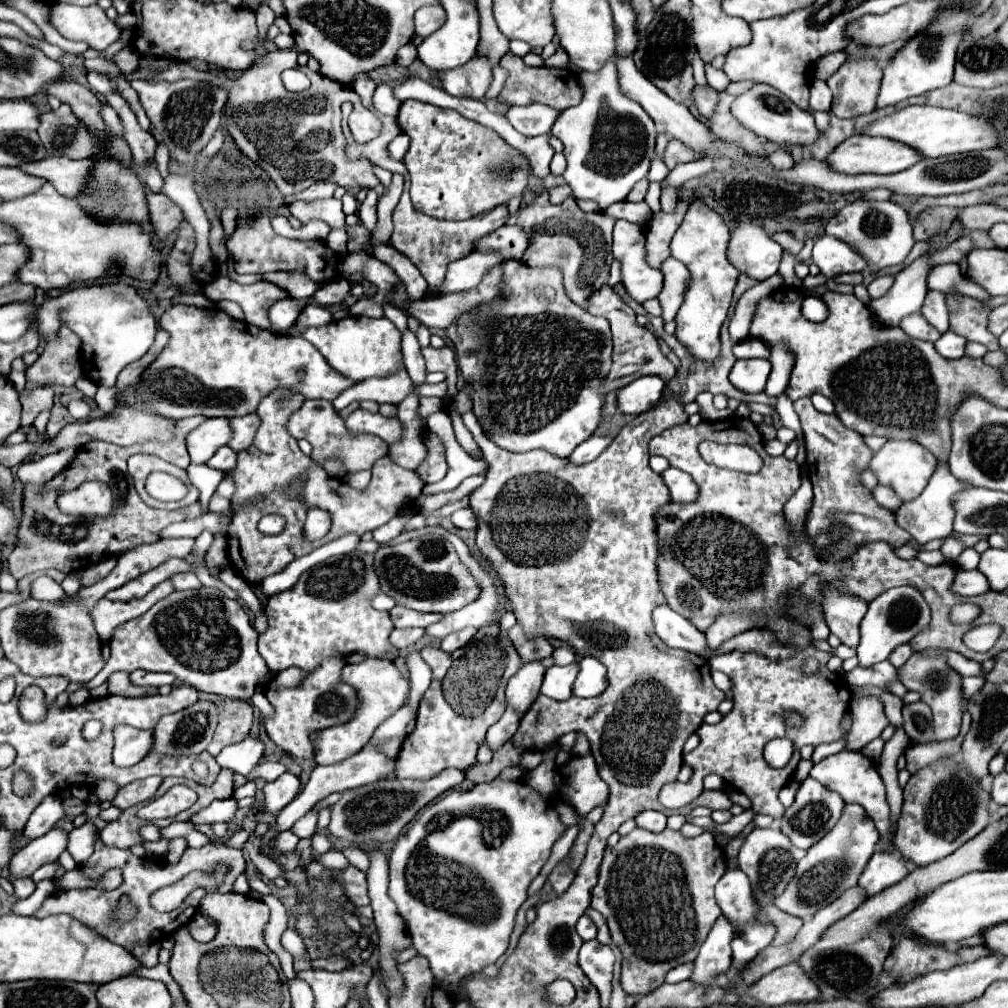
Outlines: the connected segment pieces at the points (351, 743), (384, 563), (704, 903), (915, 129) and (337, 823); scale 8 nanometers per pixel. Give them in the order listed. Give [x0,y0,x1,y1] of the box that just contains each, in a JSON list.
[[310,657,410,765],[374,535,480,613],[590,827,724,995],[862,105,998,157],[328,769,464,847]]

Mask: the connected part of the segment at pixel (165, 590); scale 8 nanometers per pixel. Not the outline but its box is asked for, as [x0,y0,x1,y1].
[92,579,174,643]

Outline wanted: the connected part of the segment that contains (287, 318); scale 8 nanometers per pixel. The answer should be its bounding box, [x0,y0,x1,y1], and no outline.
[269,298,309,331]

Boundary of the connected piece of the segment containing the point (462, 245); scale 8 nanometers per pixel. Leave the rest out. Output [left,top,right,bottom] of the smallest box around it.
[392,185,510,287]

